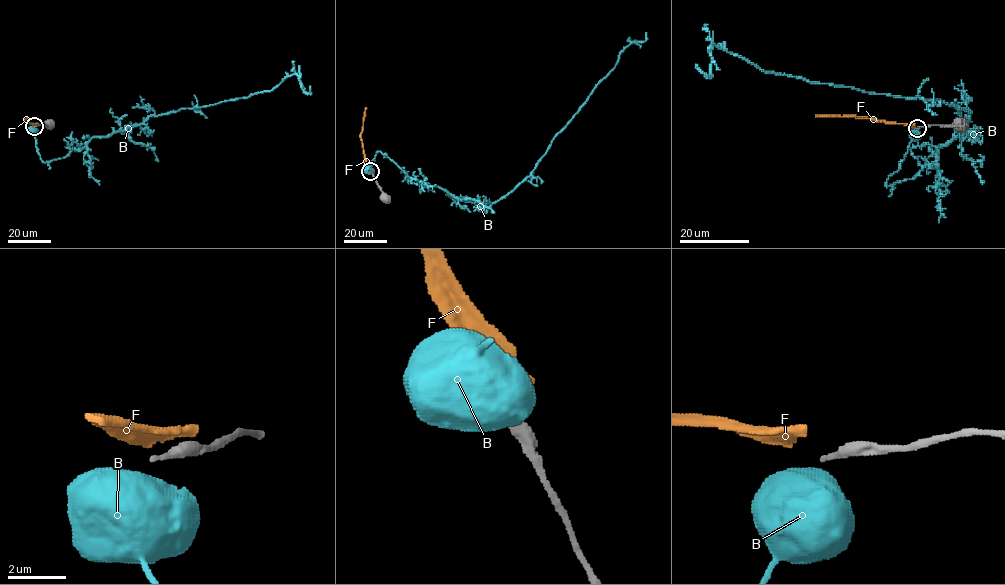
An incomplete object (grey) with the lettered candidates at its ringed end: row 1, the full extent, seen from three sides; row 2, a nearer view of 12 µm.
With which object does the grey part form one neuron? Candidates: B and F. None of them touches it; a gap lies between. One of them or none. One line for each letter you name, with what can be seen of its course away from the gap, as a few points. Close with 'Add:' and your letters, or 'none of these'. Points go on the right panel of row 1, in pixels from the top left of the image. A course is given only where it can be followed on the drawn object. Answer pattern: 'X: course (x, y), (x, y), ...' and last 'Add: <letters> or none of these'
Add: none of these

